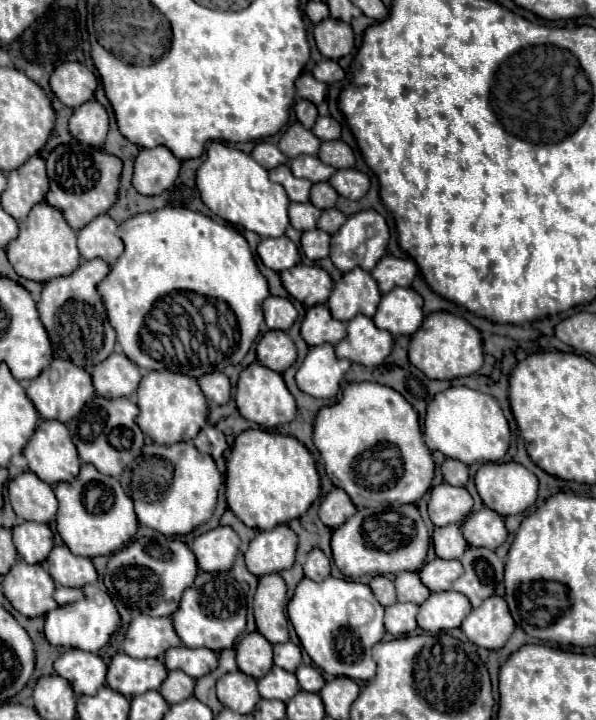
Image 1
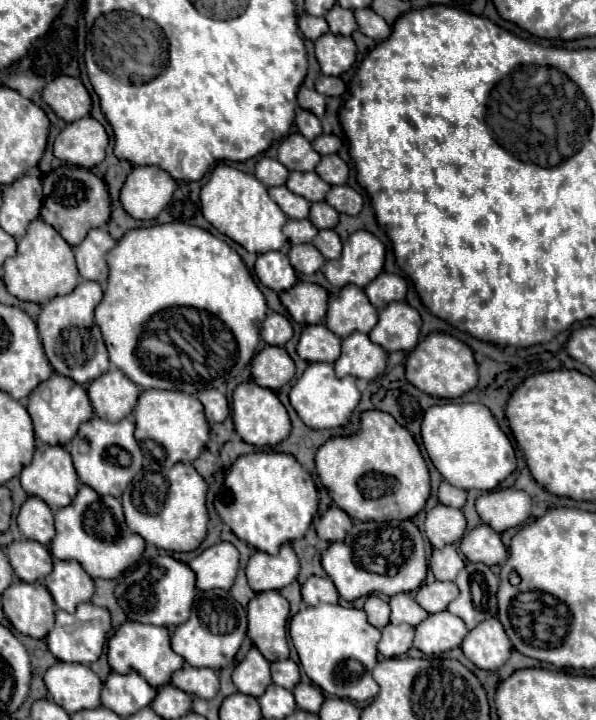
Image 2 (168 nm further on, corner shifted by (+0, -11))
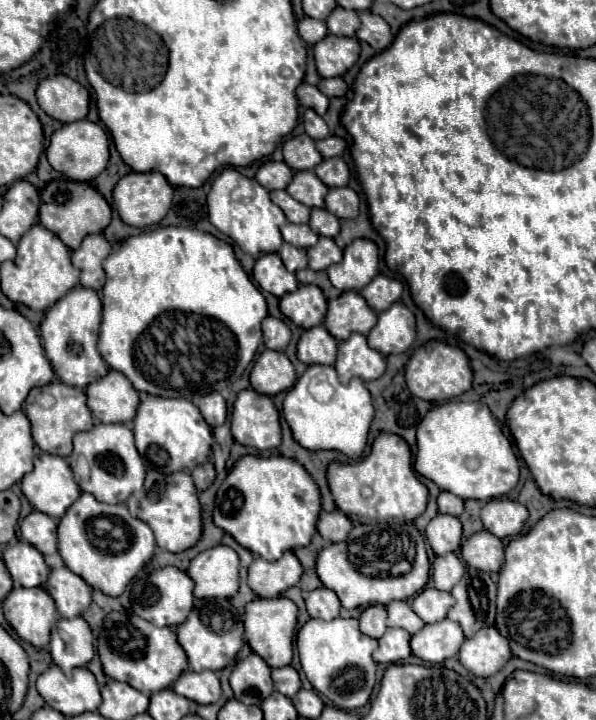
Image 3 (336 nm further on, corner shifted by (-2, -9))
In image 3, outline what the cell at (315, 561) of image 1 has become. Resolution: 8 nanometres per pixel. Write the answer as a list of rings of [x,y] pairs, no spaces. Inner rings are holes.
[[[319,588],[305,594],[305,604],[307,604],[309,616],[321,618],[321,620],[333,620],[339,616],[339,610],[341,610],[341,602],[337,594],[327,588]]]

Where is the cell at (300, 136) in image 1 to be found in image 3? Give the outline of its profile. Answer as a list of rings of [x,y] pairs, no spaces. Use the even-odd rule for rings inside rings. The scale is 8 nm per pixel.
[[[307,134],[289,138],[283,144],[283,158],[293,170],[313,170],[323,160],[315,148],[315,140]]]

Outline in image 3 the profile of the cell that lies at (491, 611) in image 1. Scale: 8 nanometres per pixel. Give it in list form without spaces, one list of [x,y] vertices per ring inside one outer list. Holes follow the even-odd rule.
[[[493,626],[479,630],[473,638],[467,638],[459,650],[461,666],[479,678],[497,674],[511,656],[507,640]]]

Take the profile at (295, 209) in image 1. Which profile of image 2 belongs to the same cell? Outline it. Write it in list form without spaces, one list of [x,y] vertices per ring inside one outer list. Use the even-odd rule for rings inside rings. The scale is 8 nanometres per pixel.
[[[307,218],[305,220],[287,220],[283,232],[291,244],[305,244],[315,238],[317,228]]]

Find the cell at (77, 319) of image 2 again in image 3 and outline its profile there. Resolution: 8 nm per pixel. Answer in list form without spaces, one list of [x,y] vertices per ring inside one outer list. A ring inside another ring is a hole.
[[[75,286],[55,306],[51,306],[45,312],[45,318],[39,326],[39,334],[43,340],[45,354],[53,364],[53,370],[65,384],[85,388],[87,384],[103,378],[109,372],[107,364],[103,362],[97,350],[99,324],[101,324],[101,298],[95,290],[87,290],[83,286]]]

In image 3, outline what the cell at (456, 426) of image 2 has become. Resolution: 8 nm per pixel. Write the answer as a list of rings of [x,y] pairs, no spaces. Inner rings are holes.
[[[453,400],[431,408],[417,426],[415,470],[427,480],[433,480],[439,490],[463,500],[503,498],[519,482],[519,462],[513,446],[483,402]]]

